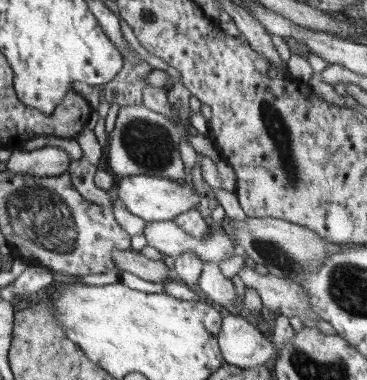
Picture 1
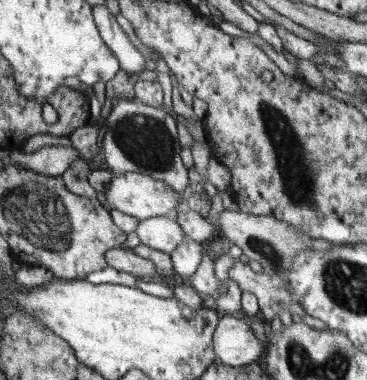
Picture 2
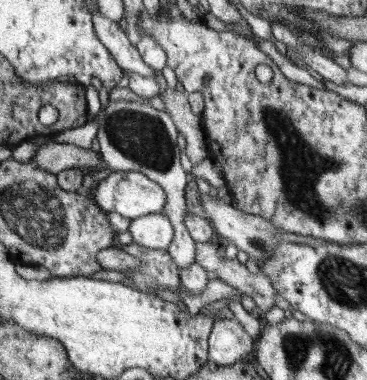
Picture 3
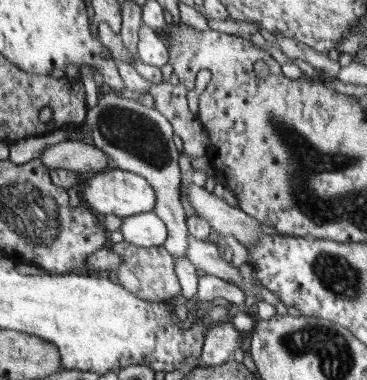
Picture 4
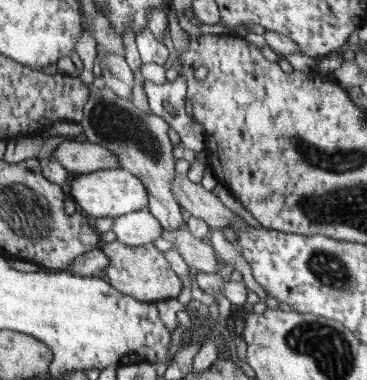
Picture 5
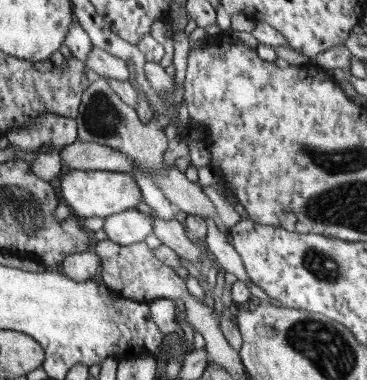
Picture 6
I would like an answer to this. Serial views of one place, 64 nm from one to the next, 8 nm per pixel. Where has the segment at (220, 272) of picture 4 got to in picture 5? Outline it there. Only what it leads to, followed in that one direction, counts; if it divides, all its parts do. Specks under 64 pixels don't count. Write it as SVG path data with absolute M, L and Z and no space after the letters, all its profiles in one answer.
M185 226L177 228L177 230L165 230L161 238L171 240L175 244L175 252L179 252L179 256L183 256L183 260L187 262L187 266L191 270L197 272L205 272L205 274L219 274L219 262L217 262L217 254L213 252L209 240L199 240L195 238Z

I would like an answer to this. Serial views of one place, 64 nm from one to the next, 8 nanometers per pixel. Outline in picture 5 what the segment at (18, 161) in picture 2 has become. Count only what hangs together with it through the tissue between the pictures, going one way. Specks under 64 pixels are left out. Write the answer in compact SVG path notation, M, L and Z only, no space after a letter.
M61 142L51 150L51 156L71 174L87 174L95 170L115 170L121 168L119 160L111 150L99 144L87 142Z

